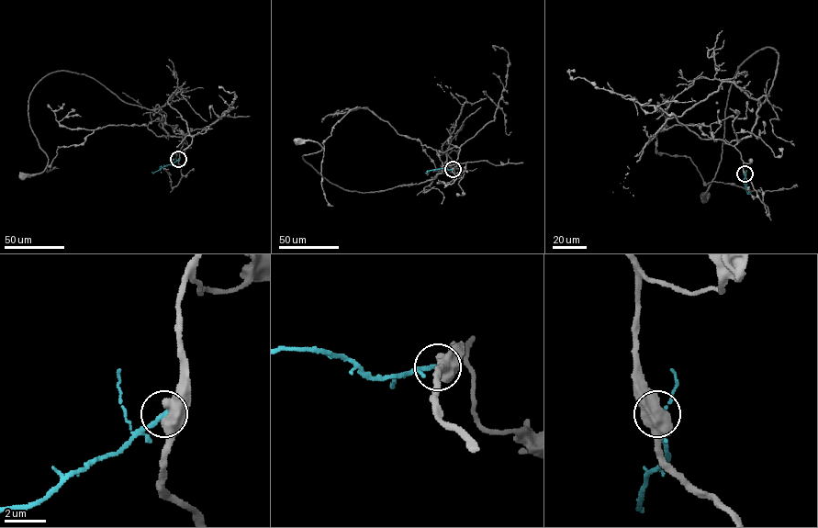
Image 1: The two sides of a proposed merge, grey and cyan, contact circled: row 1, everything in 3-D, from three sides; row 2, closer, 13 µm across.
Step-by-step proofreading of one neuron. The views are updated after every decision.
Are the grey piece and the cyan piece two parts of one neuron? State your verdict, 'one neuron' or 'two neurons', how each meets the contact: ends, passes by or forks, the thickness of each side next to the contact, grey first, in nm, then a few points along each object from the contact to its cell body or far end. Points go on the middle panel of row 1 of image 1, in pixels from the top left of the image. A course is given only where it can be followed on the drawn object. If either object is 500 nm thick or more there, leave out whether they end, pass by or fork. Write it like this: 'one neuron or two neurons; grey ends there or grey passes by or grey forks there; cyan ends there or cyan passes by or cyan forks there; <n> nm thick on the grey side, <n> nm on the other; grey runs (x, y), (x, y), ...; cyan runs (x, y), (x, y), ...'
two neurons; 750 nm thick on the grey side, 240 nm on the other; grey runs (453, 169), (456, 162), (419, 184), (350, 191), (330, 183), (303, 159), (322, 149), (319, 144), (299, 141); cyan runs (453, 169), (434, 169), (425, 173)

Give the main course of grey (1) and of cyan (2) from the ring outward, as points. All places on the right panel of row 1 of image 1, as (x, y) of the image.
1: (745, 174), (734, 145), (750, 135), (775, 78), (770, 48), (735, 73), (722, 161), (705, 195)
2: (745, 174), (745, 187), (749, 194), (750, 191)

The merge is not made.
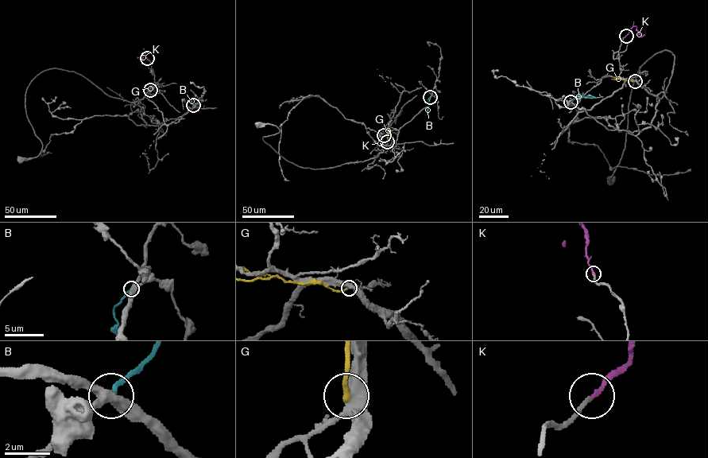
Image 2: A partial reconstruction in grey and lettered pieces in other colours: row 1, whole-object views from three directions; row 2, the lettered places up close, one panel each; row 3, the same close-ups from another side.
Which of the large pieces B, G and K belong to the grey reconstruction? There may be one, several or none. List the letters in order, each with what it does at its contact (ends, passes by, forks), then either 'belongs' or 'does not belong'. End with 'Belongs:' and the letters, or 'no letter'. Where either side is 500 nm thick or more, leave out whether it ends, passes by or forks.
B: it ends | does not belong
G: it ends | does not belong
K: it ends | belongs
Belongs: K

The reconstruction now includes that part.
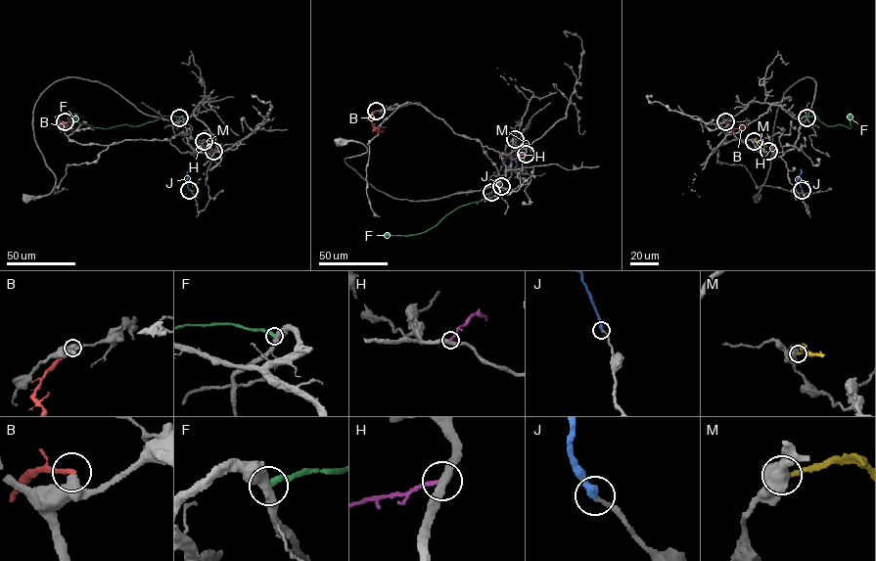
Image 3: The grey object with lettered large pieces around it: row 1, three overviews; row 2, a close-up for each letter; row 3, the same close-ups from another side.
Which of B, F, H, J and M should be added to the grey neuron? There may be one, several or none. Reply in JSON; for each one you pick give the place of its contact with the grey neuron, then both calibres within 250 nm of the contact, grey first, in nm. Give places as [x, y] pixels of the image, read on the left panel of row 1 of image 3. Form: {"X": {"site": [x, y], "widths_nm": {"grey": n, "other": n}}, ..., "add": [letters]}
{"J": {"site": [189, 190], "widths_nm": {"grey": 200, "other": 360}}, "add": ["J"]}

